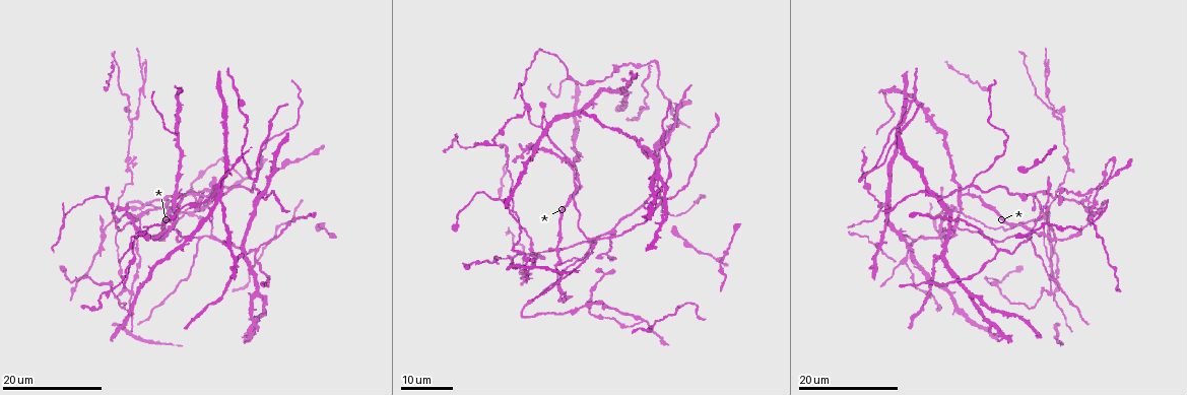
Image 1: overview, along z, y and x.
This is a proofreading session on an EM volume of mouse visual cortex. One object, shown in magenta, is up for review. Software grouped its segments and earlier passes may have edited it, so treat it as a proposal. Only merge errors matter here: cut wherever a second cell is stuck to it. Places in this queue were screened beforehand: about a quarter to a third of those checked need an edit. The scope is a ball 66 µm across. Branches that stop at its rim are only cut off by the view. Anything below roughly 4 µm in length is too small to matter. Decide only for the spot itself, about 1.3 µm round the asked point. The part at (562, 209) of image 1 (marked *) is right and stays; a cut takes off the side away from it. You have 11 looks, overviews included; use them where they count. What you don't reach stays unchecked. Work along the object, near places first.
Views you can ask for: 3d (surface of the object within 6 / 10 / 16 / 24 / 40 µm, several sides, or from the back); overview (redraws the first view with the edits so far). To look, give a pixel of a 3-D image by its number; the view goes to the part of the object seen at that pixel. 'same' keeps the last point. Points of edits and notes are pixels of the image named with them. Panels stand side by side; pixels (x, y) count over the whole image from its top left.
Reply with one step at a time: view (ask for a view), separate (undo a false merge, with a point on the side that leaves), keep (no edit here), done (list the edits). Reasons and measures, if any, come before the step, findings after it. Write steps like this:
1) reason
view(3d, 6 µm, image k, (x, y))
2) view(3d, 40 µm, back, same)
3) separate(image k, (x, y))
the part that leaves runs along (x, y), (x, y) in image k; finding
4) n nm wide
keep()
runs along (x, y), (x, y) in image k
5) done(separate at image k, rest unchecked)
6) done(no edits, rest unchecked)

three arms meet
view(3d, 16 µm, image 1, (111, 220))

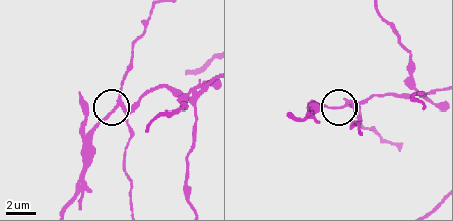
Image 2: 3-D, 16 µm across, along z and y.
view(3d, 10 µm, image 2, (345, 103))

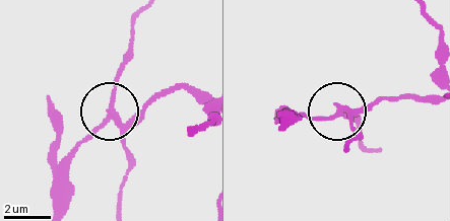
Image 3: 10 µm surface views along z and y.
3 arms
separate(image 3, (112, 92))
the part that leaves runs along (119, 124), (113, 85), (138, 15) in image 3; two cells meet here

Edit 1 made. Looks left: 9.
view(overview)

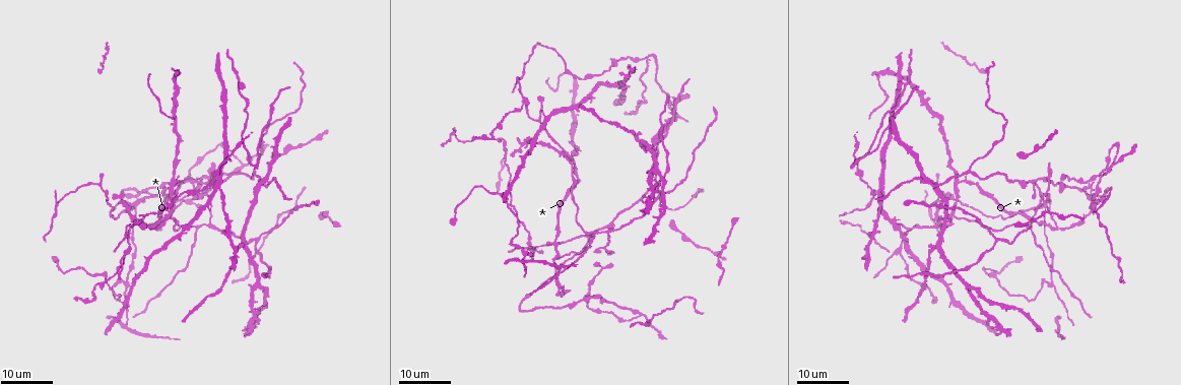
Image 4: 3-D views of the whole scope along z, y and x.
four or more arms meet
view(3d, 16 µm, image 4, (189, 179))

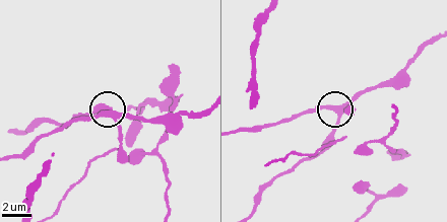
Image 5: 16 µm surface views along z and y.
zoom in
view(3d, 6 µm, image 5, (341, 115))

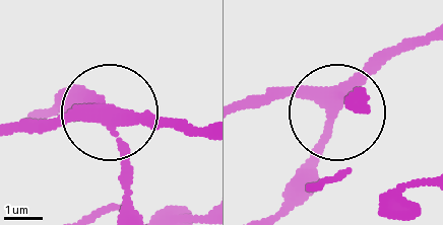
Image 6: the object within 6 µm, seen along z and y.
4 arms
keep()
runs along (18, 130), (86, 117), (180, 117) in image 6; one cell here

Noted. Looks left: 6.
three arms meet
view(3d, 24 µm, image 4, (594, 232))

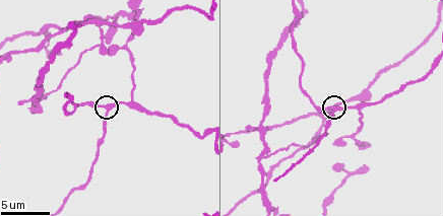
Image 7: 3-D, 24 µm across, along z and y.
view(3d, 6 µm, image 7, (107, 112))

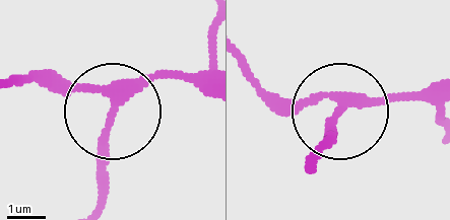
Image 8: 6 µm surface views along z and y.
keep()
runs along (250, 77), (279, 96), (328, 99), (337, 113), (331, 142) in image 8; one cell here

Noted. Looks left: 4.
small branch off a trunk
view(3d, 16 µm, image 4, (1044, 205))

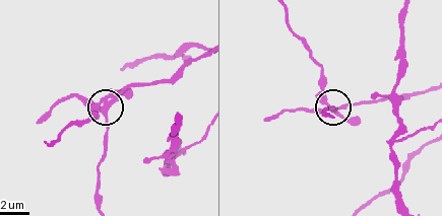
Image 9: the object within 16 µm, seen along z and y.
zoom in
view(3d, 6 µm, image 9, (107, 112))

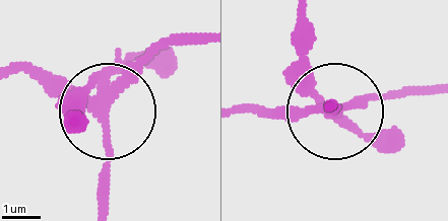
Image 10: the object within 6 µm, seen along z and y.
side arm 53 µm; 4 arms
separate(image 10, (302, 63))
a second cell is stuck on

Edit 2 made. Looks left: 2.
done(separate at image 3, separate at image 10, rest unchecked)

